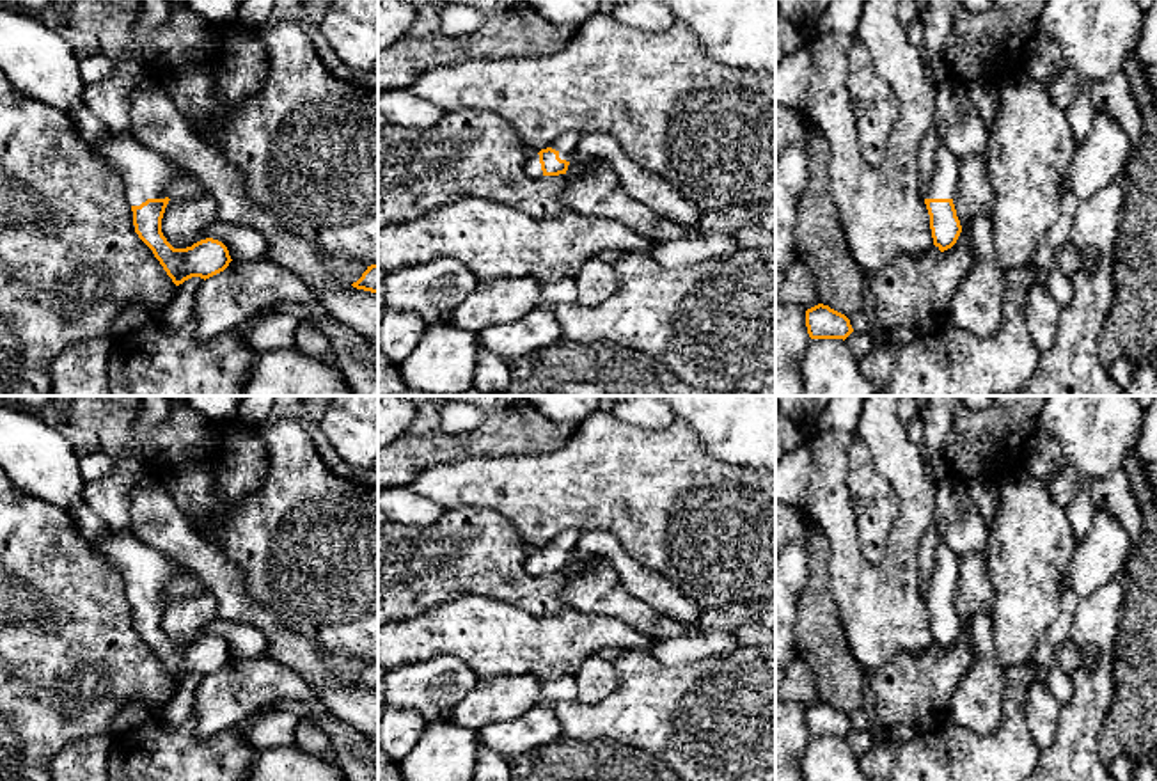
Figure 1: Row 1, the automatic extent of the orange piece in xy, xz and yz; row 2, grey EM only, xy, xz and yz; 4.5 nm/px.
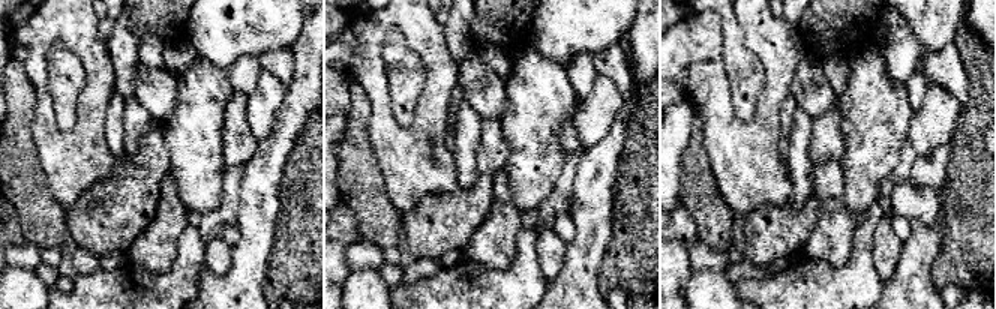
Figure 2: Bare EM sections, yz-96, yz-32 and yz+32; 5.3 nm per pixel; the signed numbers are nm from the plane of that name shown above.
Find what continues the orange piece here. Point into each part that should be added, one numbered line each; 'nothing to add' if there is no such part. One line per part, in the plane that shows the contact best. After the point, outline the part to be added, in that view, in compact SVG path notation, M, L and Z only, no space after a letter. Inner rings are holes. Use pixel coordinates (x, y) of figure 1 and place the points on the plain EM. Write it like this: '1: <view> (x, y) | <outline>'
1: xy (146, 570) | M108 529L92 545L124 577L130 604L140 604L147 596L169 595L167 584L172 572L185 568L176 557L124 531Z

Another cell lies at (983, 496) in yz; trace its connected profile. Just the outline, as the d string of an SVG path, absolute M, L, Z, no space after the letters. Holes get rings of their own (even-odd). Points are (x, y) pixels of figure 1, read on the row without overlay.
M974 479L965 483L965 490L980 515L990 524L997 509L997 485Z

